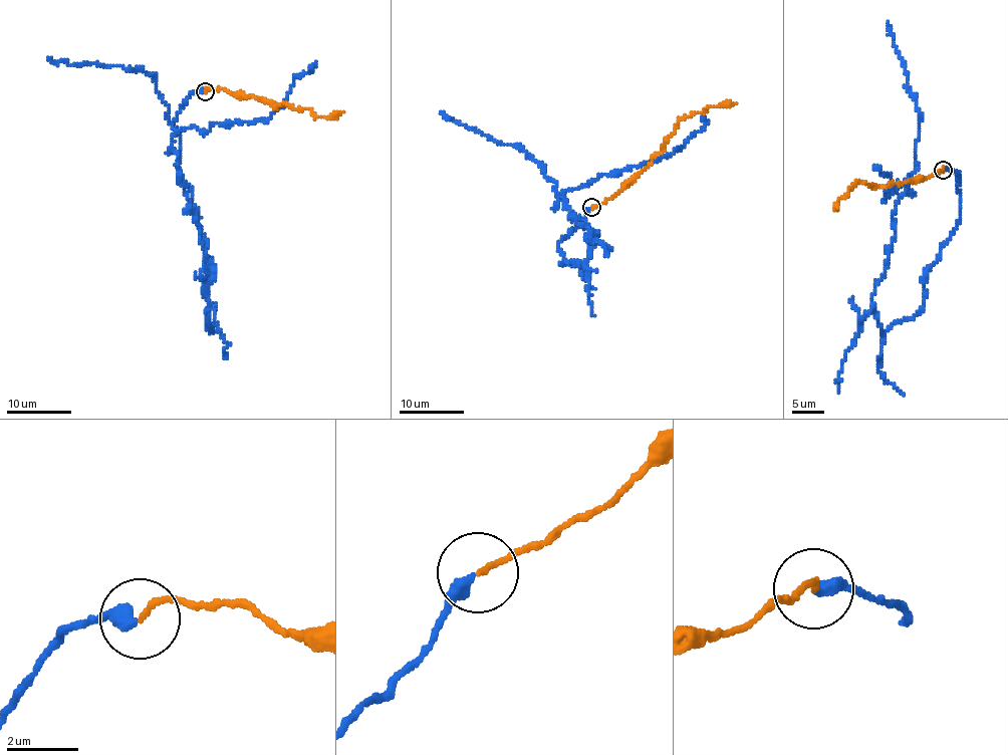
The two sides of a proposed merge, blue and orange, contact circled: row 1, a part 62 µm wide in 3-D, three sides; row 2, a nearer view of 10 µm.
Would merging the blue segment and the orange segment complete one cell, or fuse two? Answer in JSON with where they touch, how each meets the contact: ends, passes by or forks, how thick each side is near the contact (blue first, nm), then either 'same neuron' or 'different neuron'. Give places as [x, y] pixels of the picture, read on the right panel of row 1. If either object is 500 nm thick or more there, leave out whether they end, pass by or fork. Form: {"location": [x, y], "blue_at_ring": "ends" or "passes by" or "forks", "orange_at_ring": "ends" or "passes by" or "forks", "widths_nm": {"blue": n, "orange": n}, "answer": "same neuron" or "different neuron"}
{"location": [943, 170], "blue_at_ring": "ends", "orange_at_ring": "ends", "widths_nm": {"blue": 400, "orange": 140}, "answer": "different neuron"}

